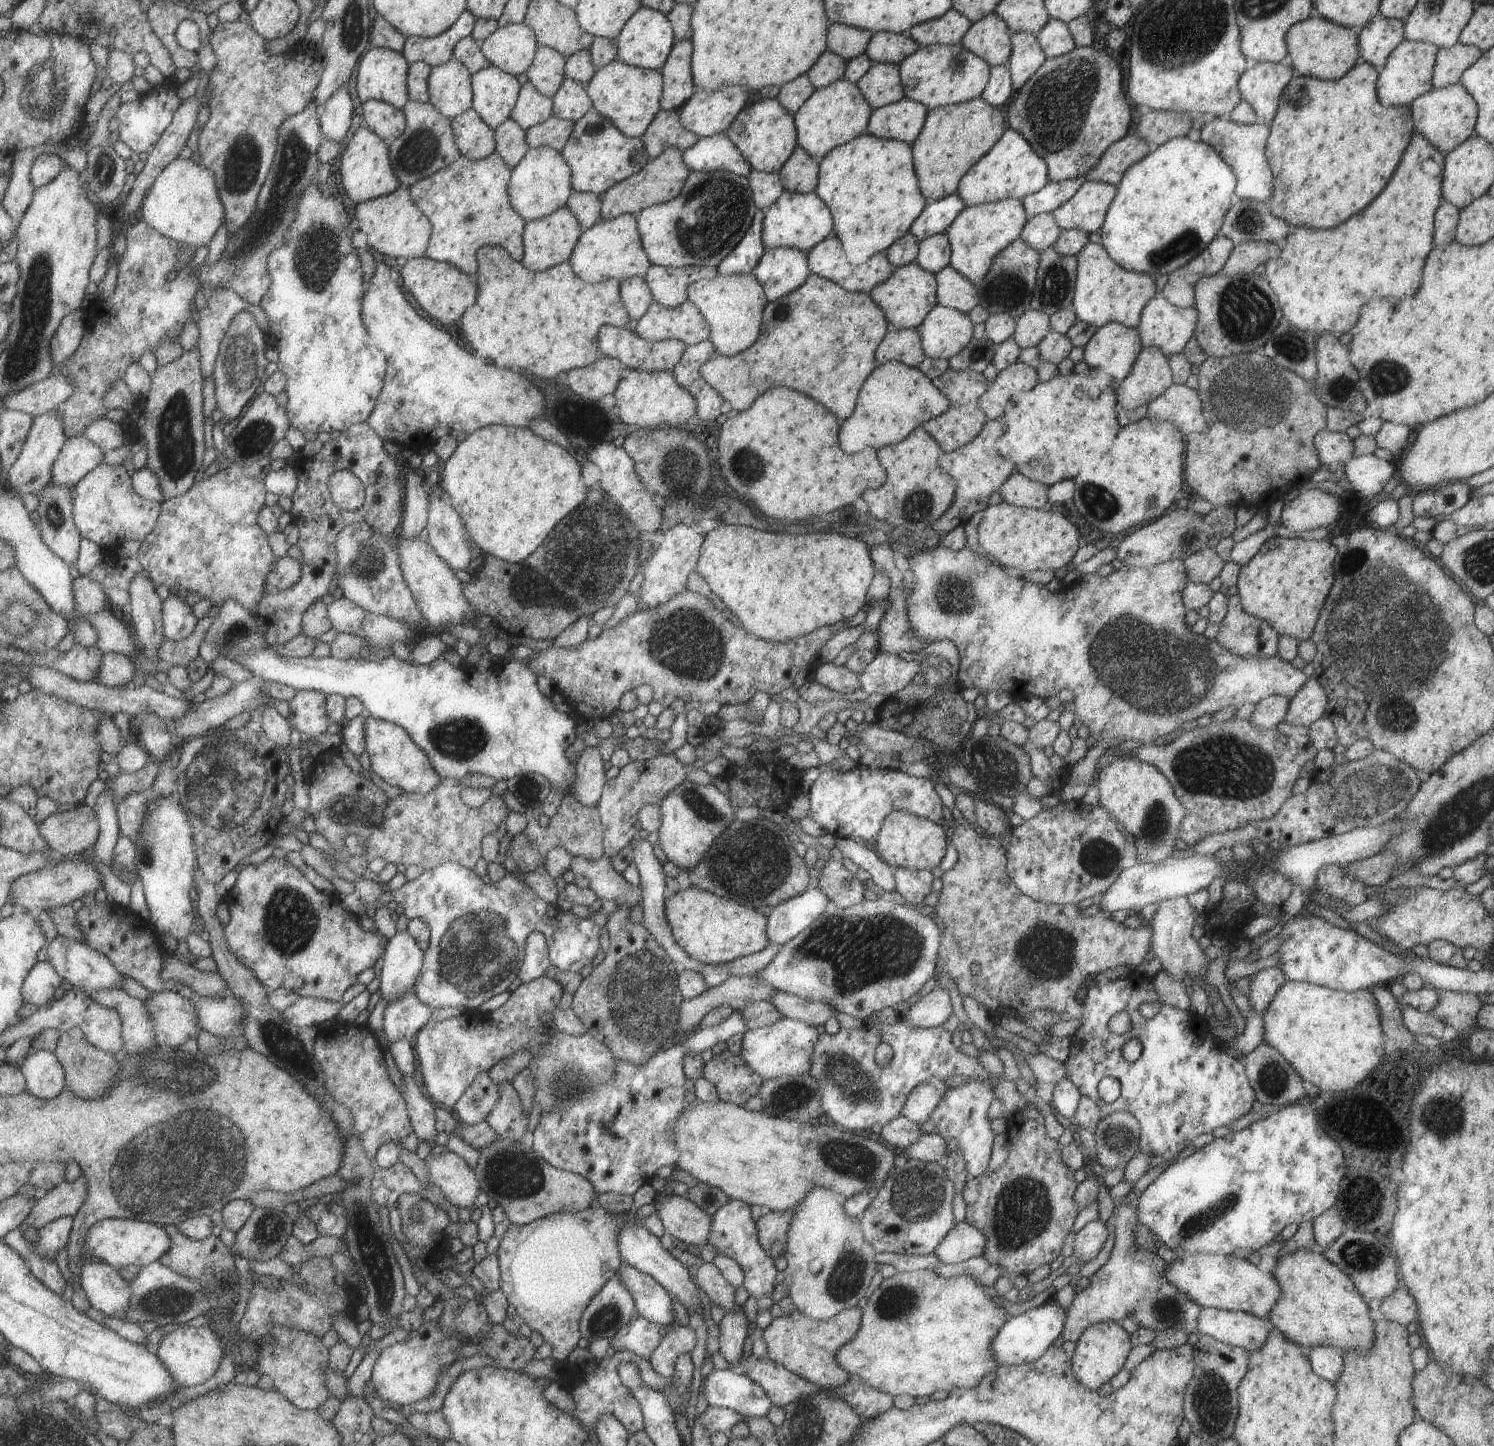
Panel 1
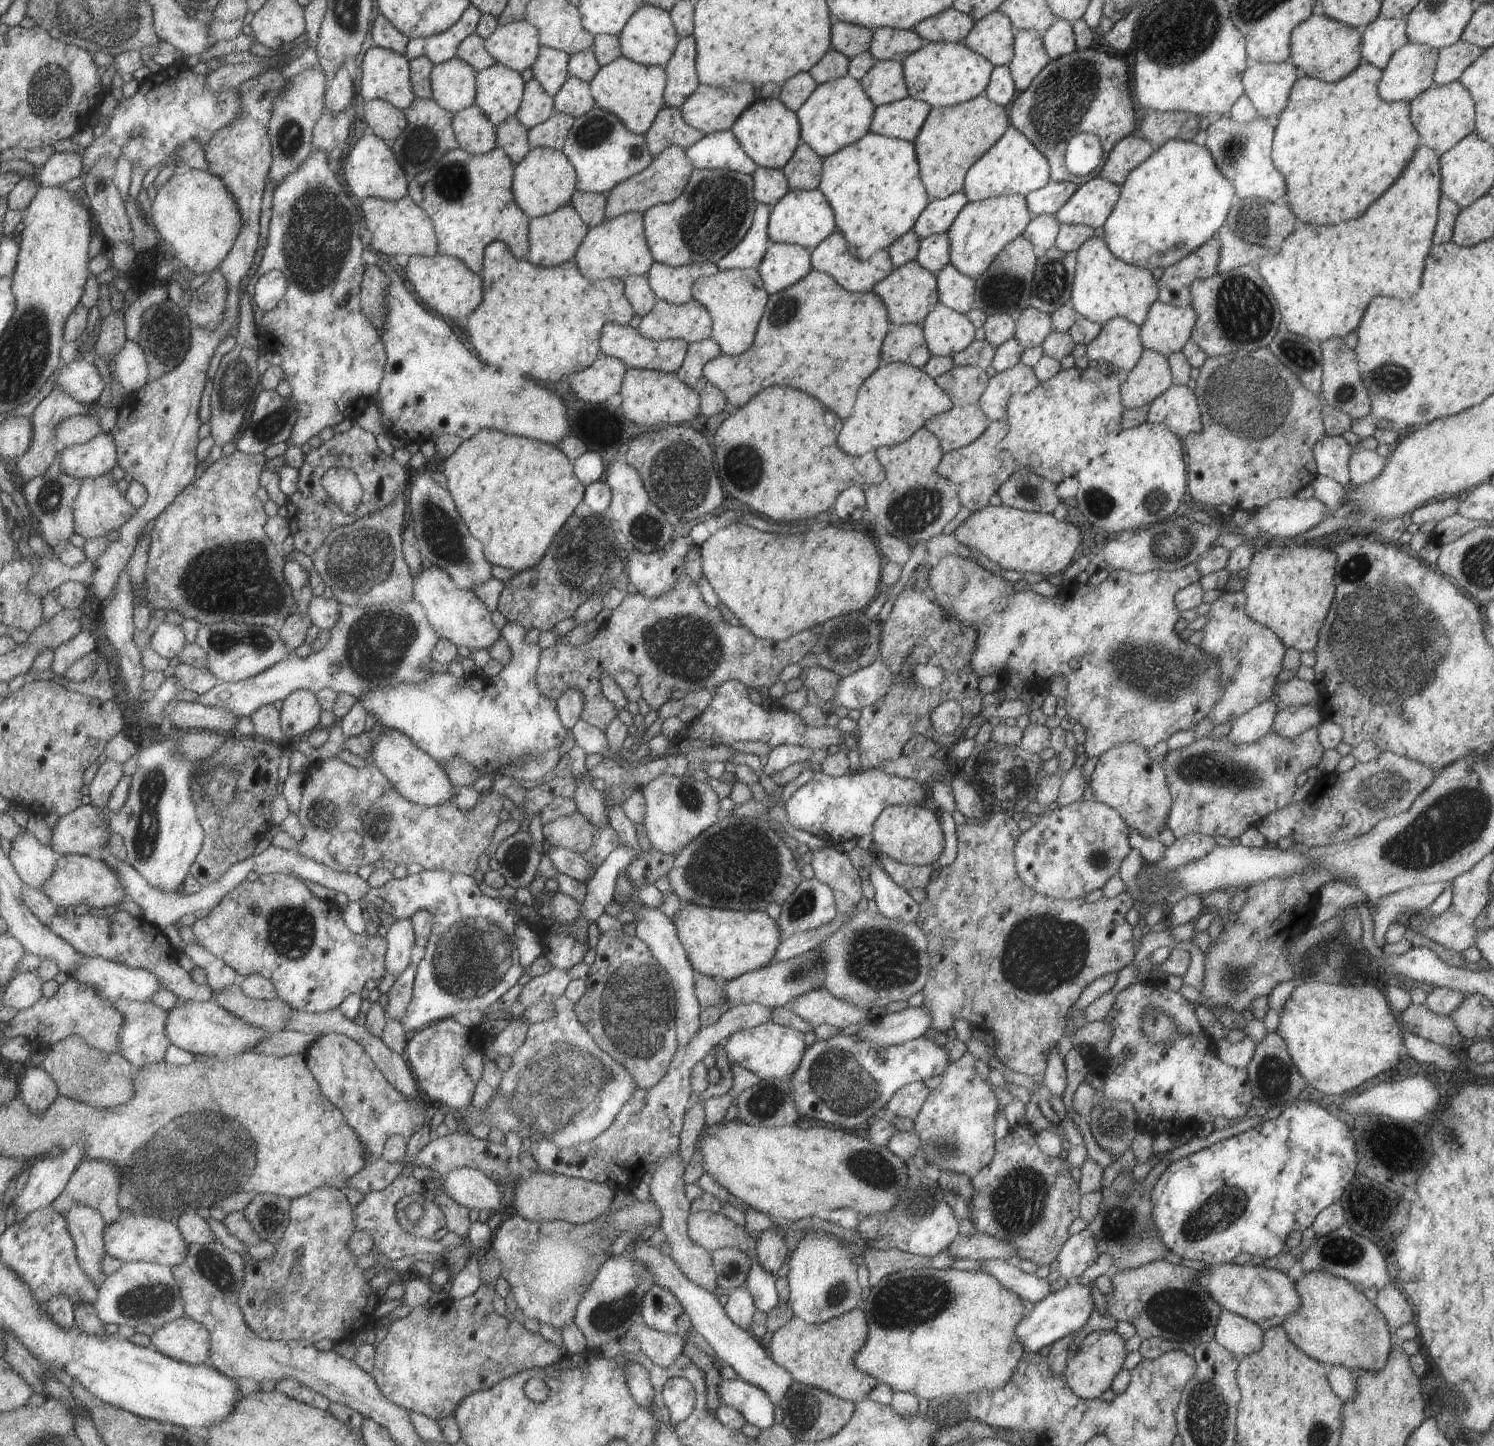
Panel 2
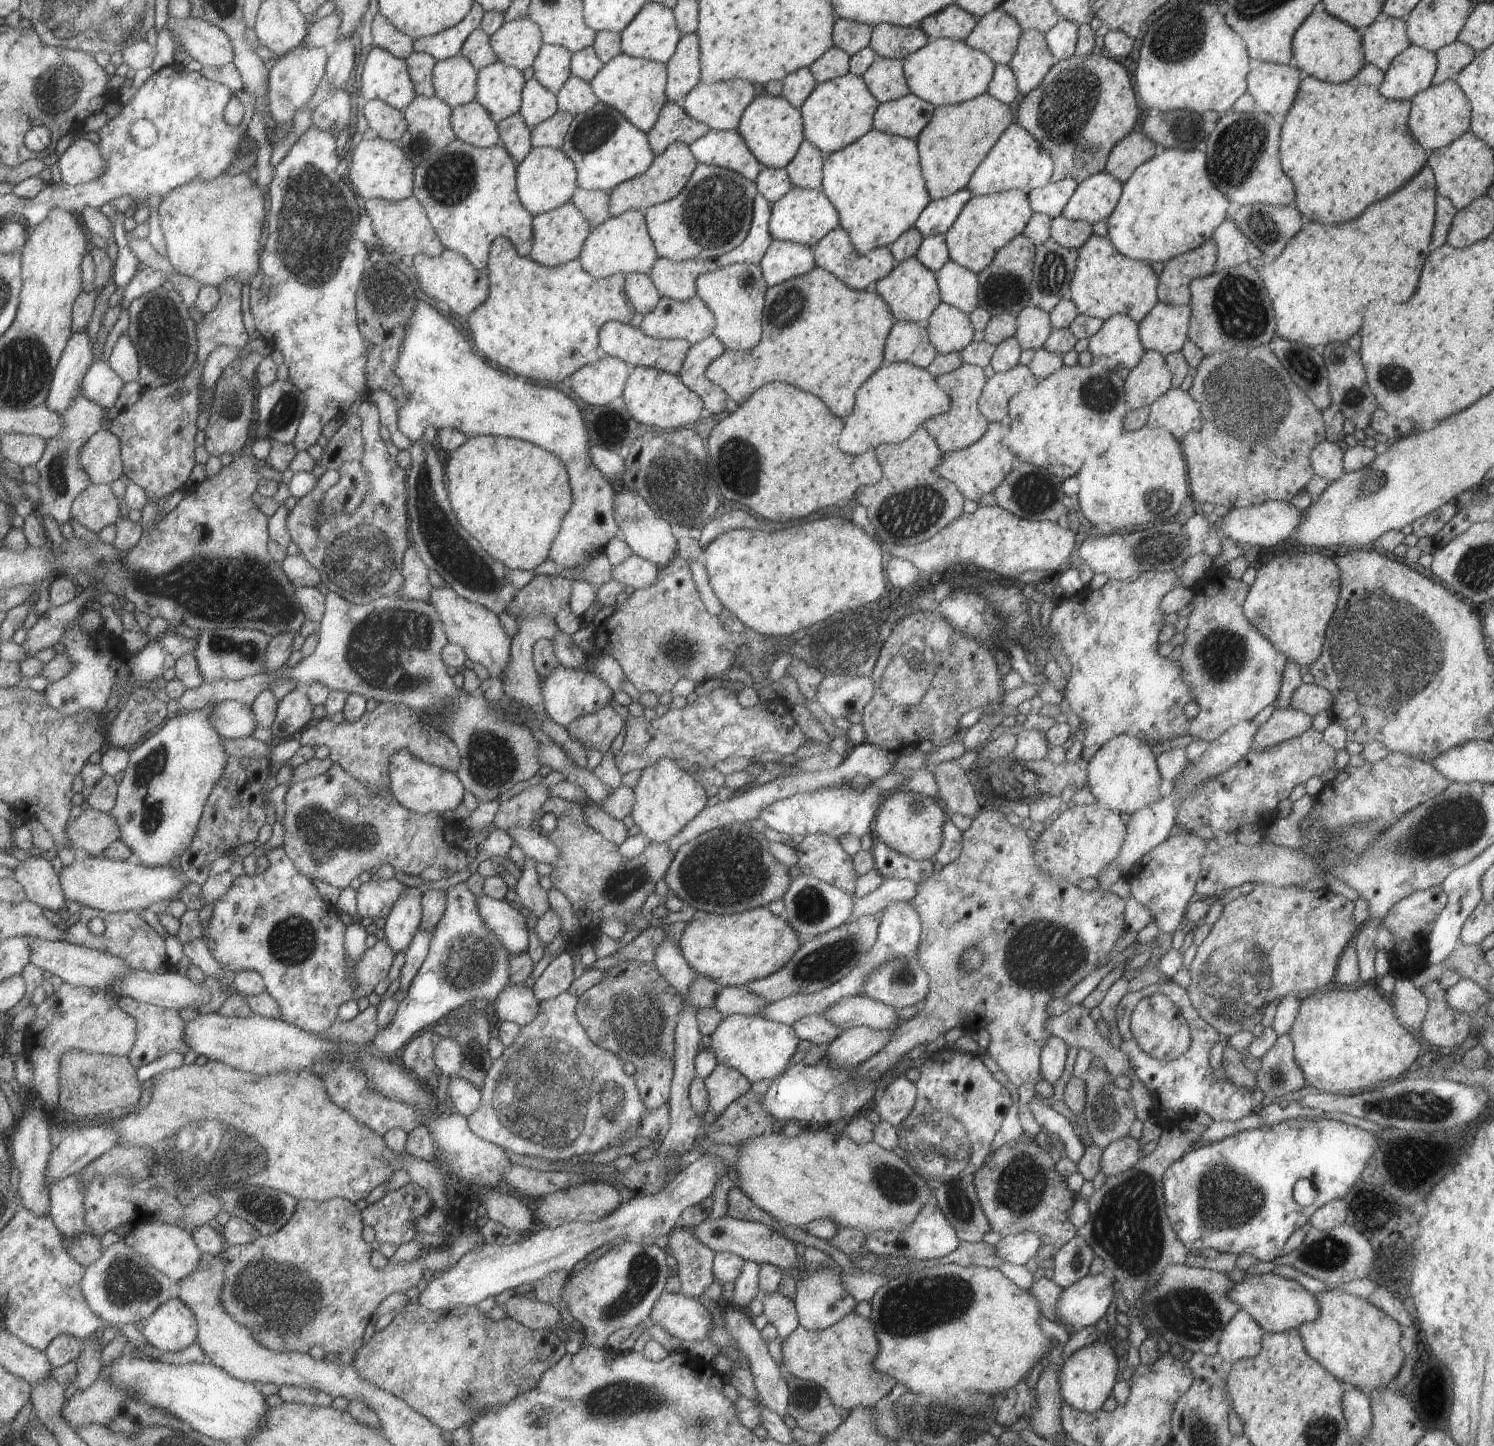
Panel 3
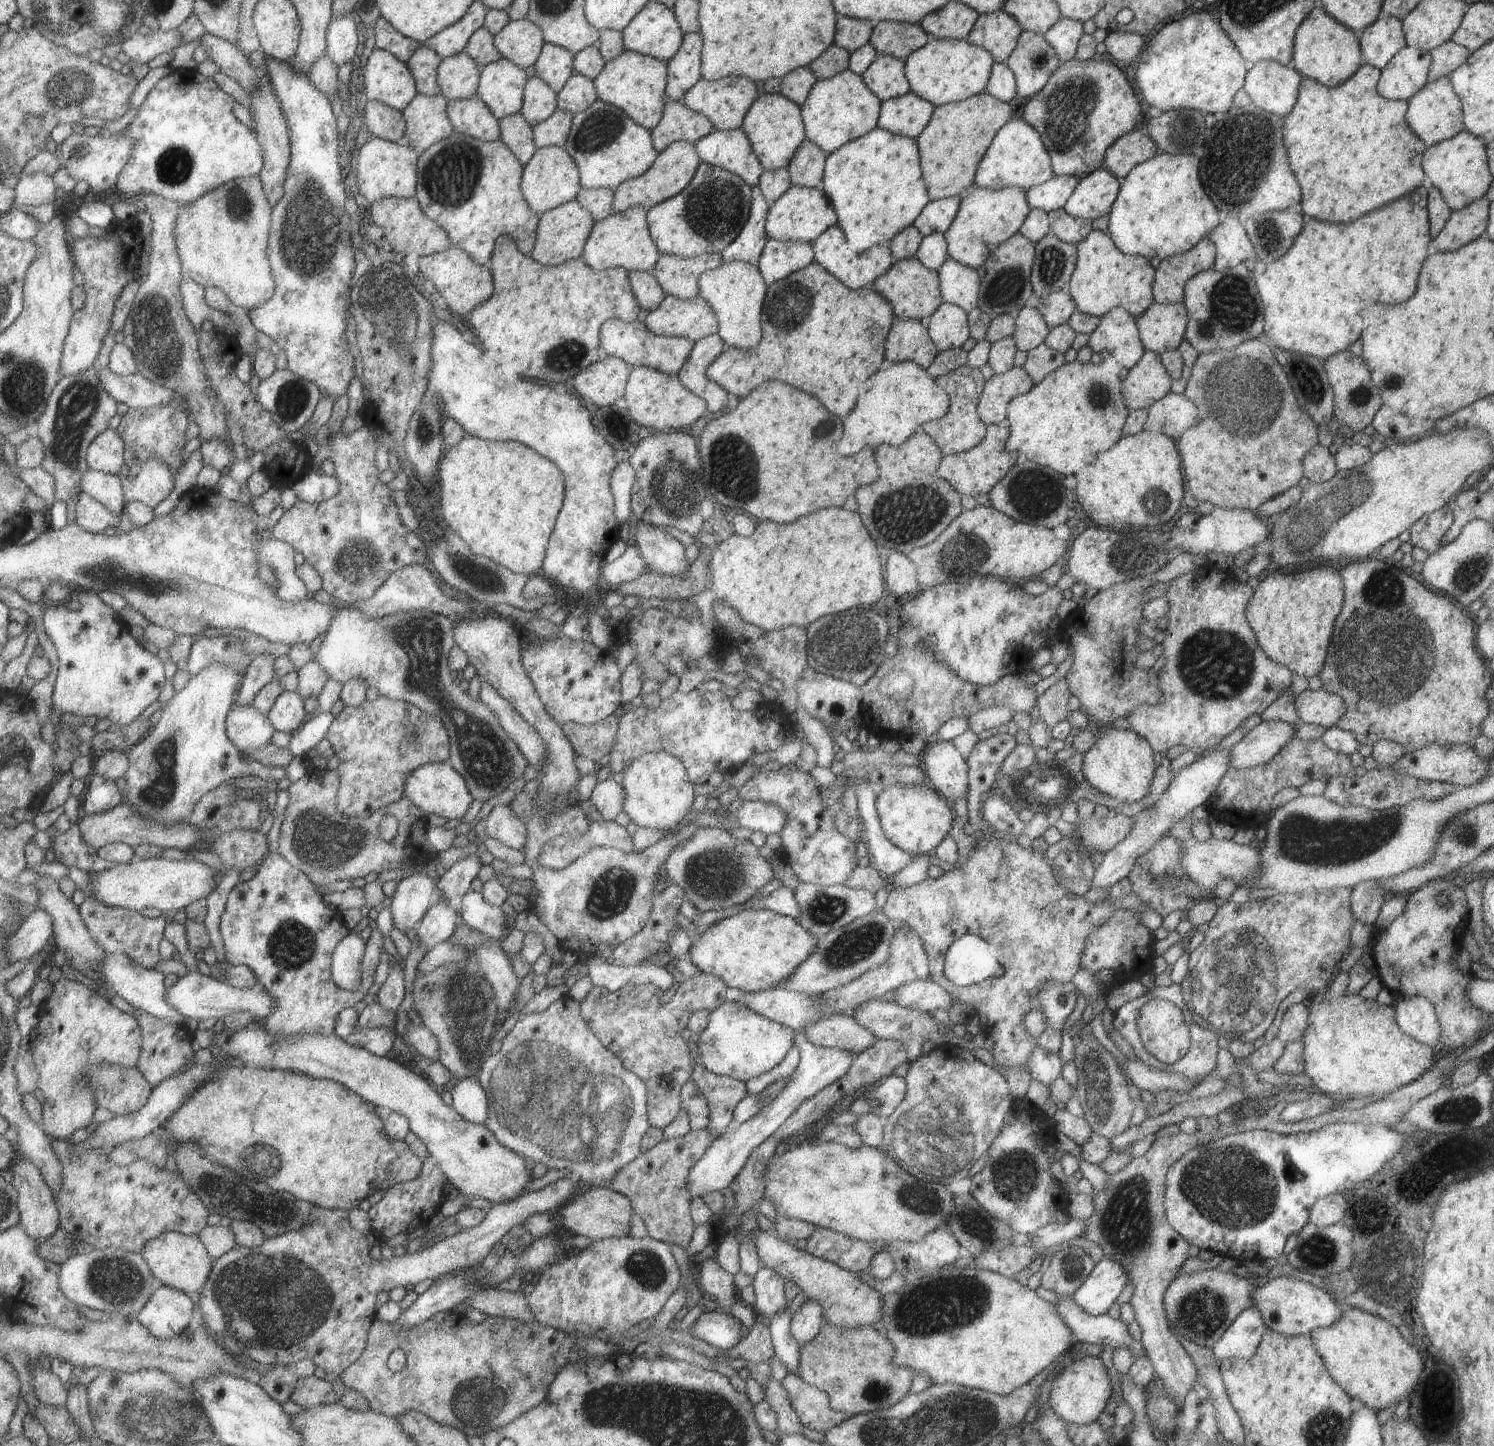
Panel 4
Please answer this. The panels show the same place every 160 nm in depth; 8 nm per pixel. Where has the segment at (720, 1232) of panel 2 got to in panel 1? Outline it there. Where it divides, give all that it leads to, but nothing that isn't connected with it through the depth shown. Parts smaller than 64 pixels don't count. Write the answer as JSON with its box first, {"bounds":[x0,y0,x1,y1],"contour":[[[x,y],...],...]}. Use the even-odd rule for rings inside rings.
{"bounds":[654,1193,710,1248],"contour":[[[669,1193],[654,1203],[655,1220],[663,1226],[677,1245],[683,1248],[700,1248],[710,1231],[710,1217],[689,1199]]]}

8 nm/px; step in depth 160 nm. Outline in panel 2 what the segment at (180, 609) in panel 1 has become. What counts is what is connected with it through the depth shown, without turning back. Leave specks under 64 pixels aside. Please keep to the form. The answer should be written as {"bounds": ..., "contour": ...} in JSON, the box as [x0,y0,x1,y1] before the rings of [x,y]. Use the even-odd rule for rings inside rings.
{"bounds":[147,619,185,660],"contour":[[[163,619],[163,621],[158,621],[158,625],[151,634],[150,642],[147,645],[153,652],[169,660],[169,658],[179,654],[185,643],[180,625],[173,625]]]}

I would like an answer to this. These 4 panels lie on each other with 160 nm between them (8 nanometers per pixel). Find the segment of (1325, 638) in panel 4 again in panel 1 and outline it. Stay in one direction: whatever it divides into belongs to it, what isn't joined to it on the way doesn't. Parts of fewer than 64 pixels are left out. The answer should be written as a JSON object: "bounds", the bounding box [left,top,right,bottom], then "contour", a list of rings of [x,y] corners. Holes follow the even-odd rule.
{"bounds":[1236,535,1336,642],"contour":[[[1273,535],[1245,564],[1240,565],[1236,587],[1242,609],[1259,620],[1265,619],[1279,636],[1292,636],[1298,642],[1310,638],[1319,609],[1333,584],[1332,562],[1336,548],[1325,538],[1289,538]]]}

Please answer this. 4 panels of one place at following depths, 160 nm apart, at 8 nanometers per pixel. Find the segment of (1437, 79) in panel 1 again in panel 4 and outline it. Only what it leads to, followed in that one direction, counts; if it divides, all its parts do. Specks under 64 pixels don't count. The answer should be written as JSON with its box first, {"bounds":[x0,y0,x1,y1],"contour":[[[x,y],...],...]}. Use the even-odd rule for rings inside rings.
{"bounds":[1426,40,1470,83],"contour":[[[1449,40],[1432,48],[1429,54],[1431,64],[1426,78],[1427,83],[1441,77],[1447,77],[1450,72],[1453,72],[1455,68],[1467,60],[1470,52],[1464,46]]]}

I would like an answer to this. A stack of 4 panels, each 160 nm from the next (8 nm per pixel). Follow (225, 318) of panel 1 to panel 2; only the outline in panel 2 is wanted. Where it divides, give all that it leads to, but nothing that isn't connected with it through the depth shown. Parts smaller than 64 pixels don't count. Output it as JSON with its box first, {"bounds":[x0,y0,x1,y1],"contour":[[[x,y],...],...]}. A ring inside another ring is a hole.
{"bounds":[186,268,227,331],"contour":[[[219,268],[213,269],[205,282],[192,290],[186,315],[192,325],[211,331],[224,317],[227,298],[227,281]]]}

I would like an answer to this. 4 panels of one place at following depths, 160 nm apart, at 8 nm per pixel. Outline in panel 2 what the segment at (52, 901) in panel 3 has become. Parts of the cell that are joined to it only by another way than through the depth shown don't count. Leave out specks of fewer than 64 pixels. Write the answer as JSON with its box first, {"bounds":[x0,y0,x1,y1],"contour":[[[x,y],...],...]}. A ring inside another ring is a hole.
{"bounds":[9,829,59,889],"contour":[[[23,829],[19,837],[11,842],[9,852],[19,876],[36,889],[41,889],[57,868],[59,854],[48,844],[37,840],[37,836]]]}

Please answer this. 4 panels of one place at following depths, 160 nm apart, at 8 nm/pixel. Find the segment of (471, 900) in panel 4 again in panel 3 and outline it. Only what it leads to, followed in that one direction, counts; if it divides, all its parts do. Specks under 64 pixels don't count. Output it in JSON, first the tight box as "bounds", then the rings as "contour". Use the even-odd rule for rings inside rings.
{"bounds":[476,894,527,955],"contour":[[[484,894],[481,898],[476,898],[476,907],[483,924],[499,937],[503,946],[511,955],[527,951],[526,921],[518,910],[509,905],[507,900],[493,900]]]}

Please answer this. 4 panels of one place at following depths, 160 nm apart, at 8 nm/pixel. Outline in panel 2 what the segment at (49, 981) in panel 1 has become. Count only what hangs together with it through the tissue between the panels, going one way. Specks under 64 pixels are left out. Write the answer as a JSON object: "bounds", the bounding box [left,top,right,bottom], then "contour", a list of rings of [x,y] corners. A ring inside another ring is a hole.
{"bounds":[1,971,43,1009],"contour":[[[37,971],[19,973],[1,998],[1,1004],[16,1009],[29,1008],[43,998],[43,980]]]}

